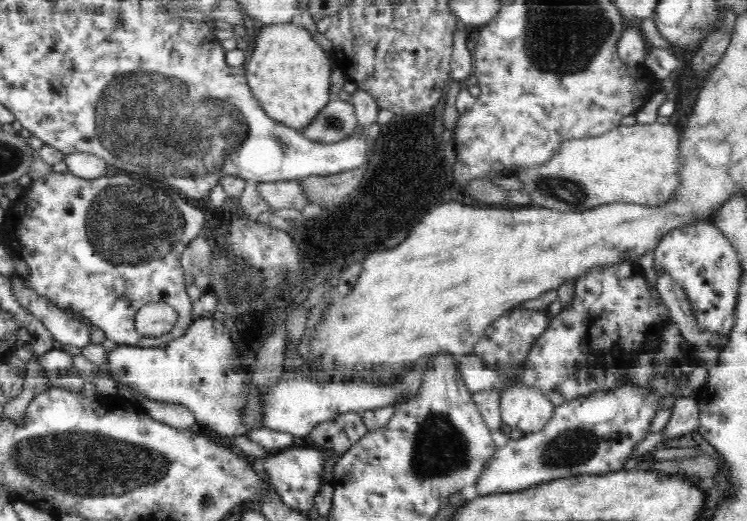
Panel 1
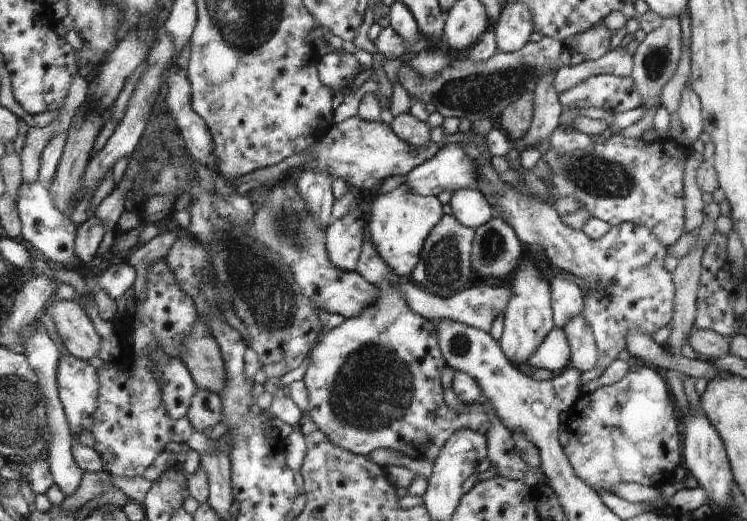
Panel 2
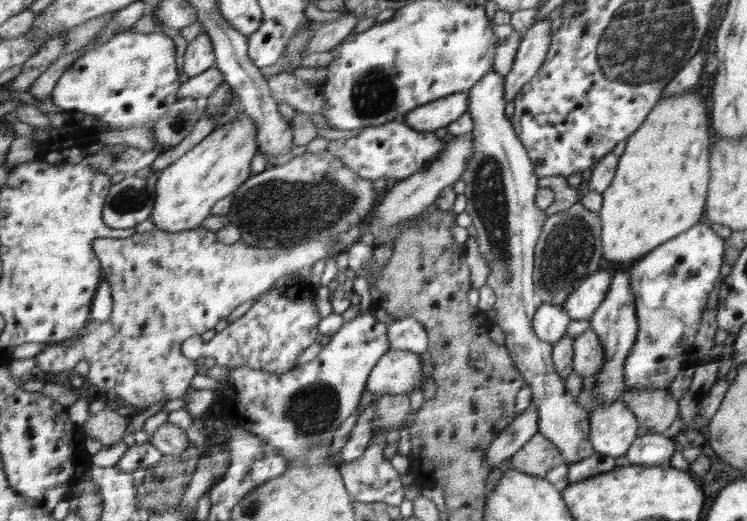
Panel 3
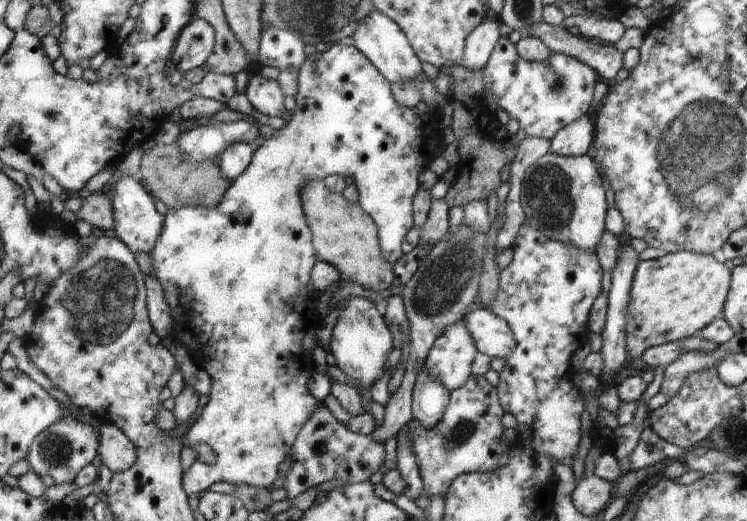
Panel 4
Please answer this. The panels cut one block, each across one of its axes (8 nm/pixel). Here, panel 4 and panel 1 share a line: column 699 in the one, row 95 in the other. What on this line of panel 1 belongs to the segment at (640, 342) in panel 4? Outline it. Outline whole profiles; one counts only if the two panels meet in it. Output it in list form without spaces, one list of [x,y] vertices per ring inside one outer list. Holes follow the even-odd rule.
[[[298,21],[272,25],[255,32],[256,47],[243,65],[247,83],[271,119],[301,131],[330,103],[330,74],[335,64]]]

